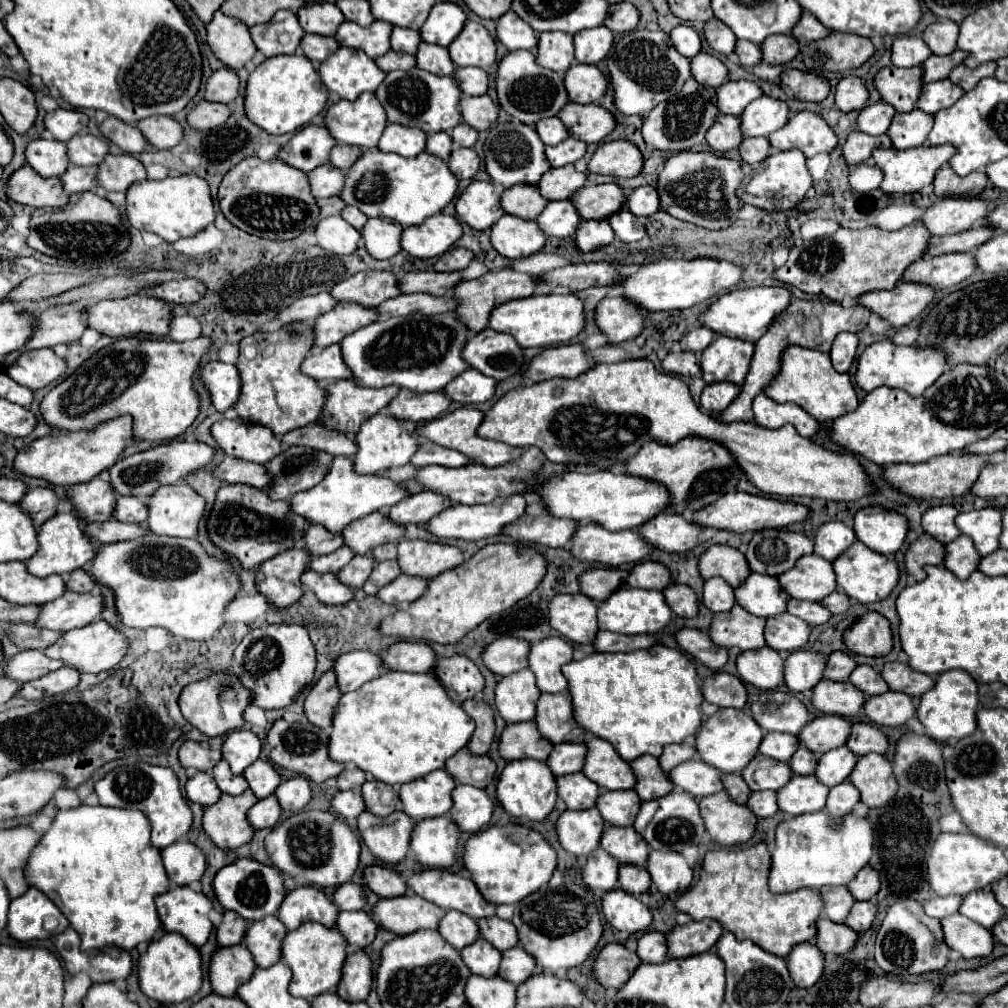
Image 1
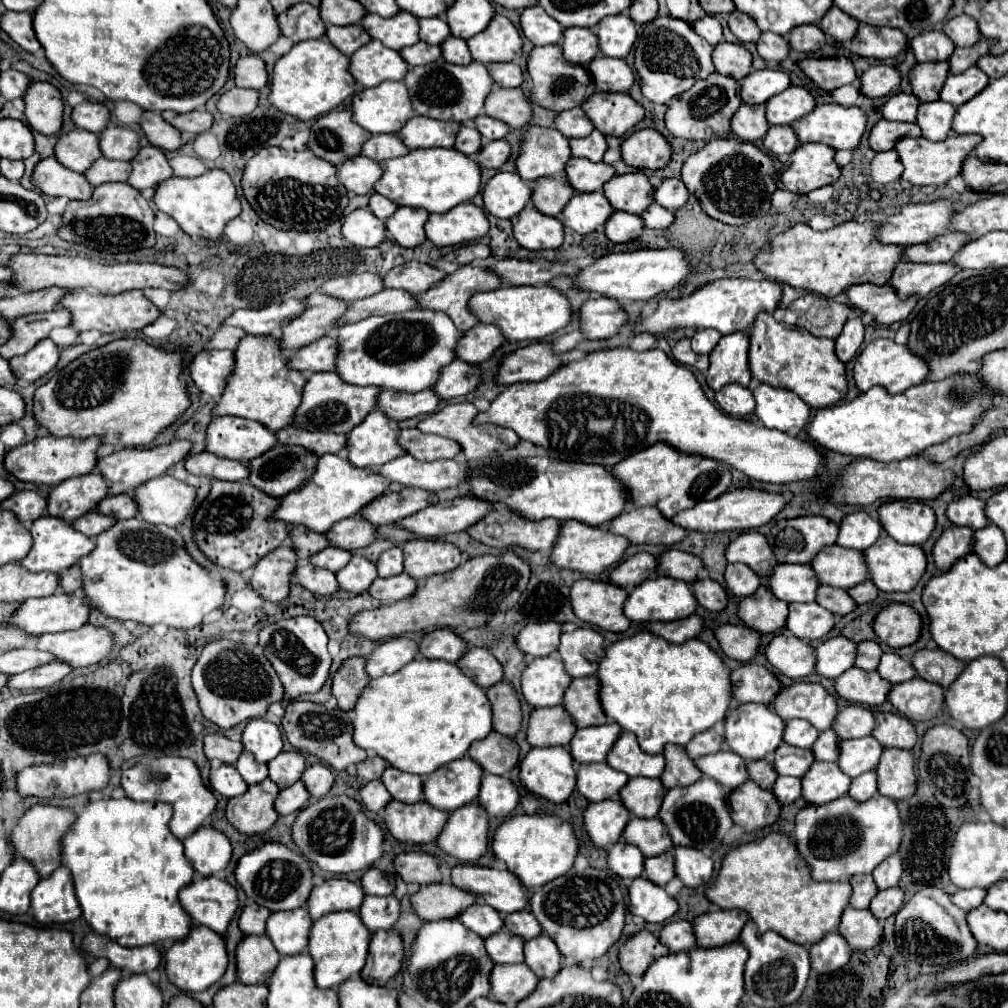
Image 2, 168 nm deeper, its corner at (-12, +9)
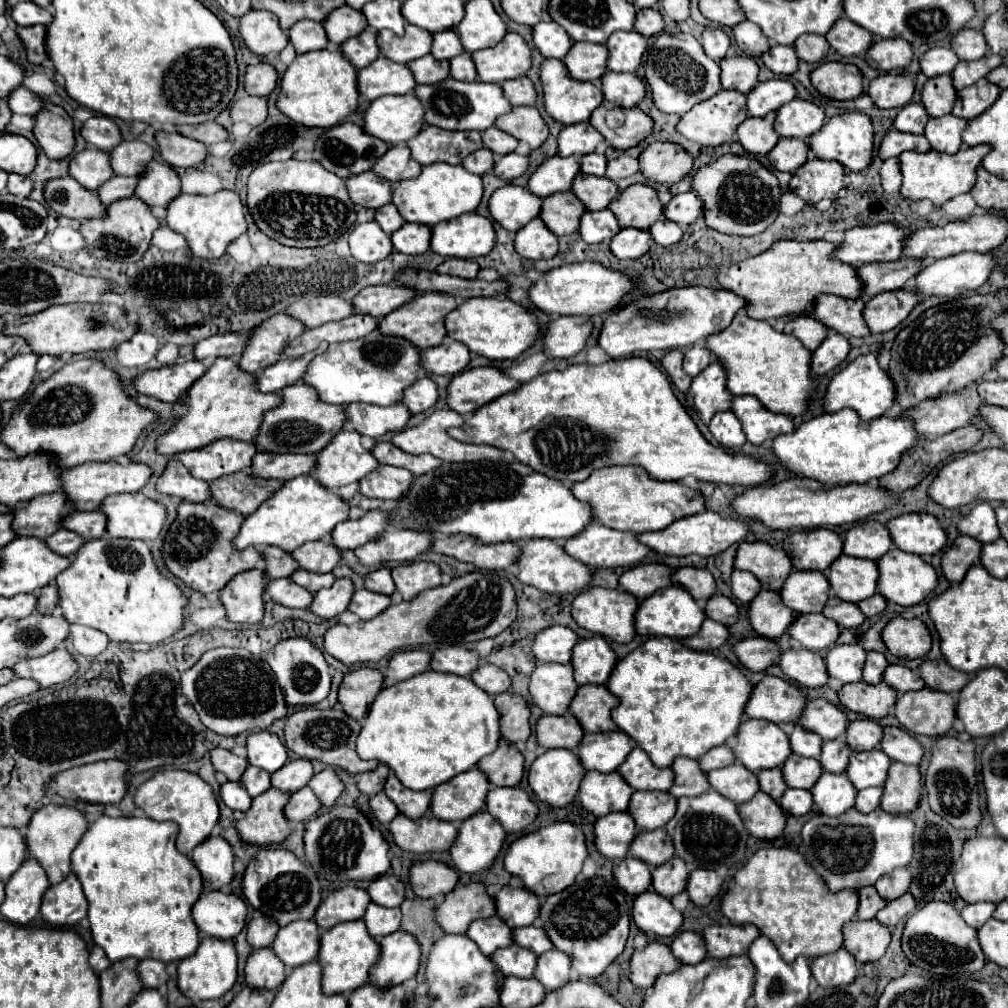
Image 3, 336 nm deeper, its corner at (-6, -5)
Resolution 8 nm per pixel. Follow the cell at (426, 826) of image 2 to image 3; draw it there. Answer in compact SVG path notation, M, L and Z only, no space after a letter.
M398 814L390 822L390 834L398 848L406 852L438 852L448 850L456 838L456 826L452 822L436 820L432 816L422 816L418 820L410 820Z

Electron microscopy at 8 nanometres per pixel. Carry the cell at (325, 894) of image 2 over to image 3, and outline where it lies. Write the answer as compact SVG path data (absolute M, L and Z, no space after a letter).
M344 886L334 892L328 892L322 898L322 904L318 906L314 914L314 922L328 930L338 922L350 922L360 920L364 916L366 906L370 904L370 896L364 888L356 886Z

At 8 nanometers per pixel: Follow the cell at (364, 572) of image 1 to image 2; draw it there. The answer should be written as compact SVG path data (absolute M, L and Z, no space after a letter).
M354 556L344 570L336 572L340 590L352 592L352 594L366 592L376 576L378 576L376 566L368 558L362 558L362 556Z

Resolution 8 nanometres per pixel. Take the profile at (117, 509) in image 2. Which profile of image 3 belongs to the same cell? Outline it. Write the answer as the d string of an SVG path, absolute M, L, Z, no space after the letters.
M100 510L94 512L70 512L66 520L62 520L62 528L74 530L76 534L90 538L100 538L106 534L106 516Z

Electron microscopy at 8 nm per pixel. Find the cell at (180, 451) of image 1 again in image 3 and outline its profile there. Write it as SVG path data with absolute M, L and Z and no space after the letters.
M86 462L76 468L62 470L64 492L74 502L76 510L98 510L106 496L120 494L120 492L138 492L148 484L150 478L152 478L152 468L146 464L140 464L140 462L128 462L128 464Z

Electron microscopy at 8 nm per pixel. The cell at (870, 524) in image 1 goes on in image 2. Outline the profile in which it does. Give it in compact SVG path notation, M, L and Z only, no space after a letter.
M892 500L878 508L884 530L902 544L924 544L934 526L934 510L918 500Z

